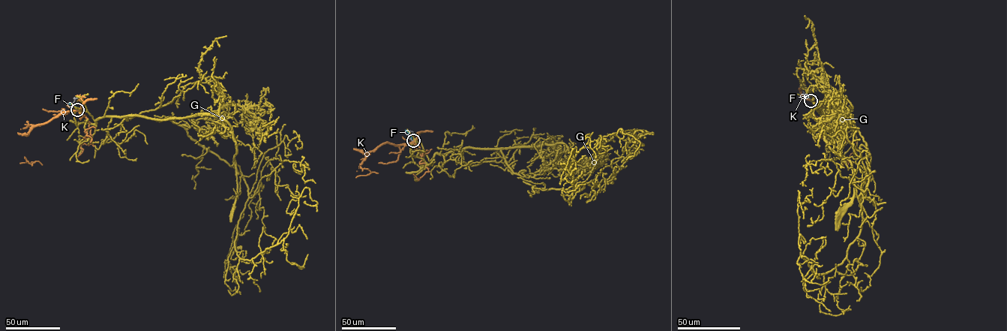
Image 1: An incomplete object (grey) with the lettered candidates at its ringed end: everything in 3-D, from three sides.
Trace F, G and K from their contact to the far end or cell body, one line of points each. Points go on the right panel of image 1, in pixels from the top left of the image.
F: (810, 98), (798, 94)
G: (810, 100), (858, 130), (870, 173), (859, 235), (825, 273), (814, 275), (802, 257), (798, 191), (807, 209)
K: (811, 100), (815, 104), (813, 113), (823, 121), (843, 163), (847, 161), (853, 163)

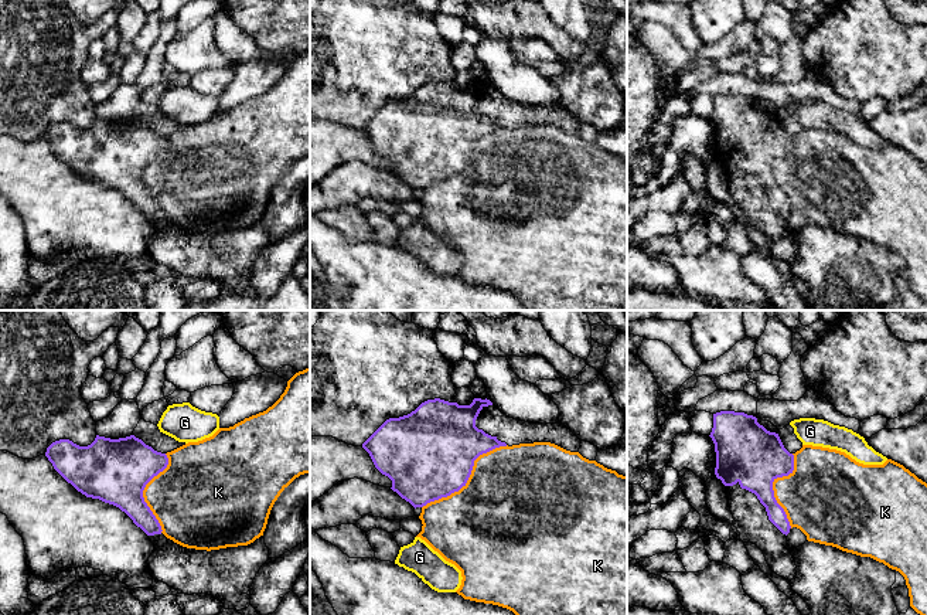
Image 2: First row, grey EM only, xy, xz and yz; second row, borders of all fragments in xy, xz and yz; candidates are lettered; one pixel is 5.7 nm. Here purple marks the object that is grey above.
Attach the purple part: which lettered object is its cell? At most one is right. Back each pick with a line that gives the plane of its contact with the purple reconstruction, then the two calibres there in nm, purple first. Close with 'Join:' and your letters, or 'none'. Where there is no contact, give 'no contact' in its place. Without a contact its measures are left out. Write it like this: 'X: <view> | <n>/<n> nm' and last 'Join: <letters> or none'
Join: none

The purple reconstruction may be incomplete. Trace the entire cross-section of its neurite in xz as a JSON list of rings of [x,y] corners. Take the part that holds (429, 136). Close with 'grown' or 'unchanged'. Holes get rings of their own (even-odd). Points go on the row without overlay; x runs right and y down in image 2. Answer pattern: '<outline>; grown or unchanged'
[[[434,81],[422,85],[408,98],[386,102],[362,130],[375,150],[392,163],[391,171],[416,191],[466,169],[480,137],[500,129],[534,125],[551,125],[579,135],[582,123],[559,105],[534,106],[509,101],[487,81],[474,81],[470,88]]]; grown

